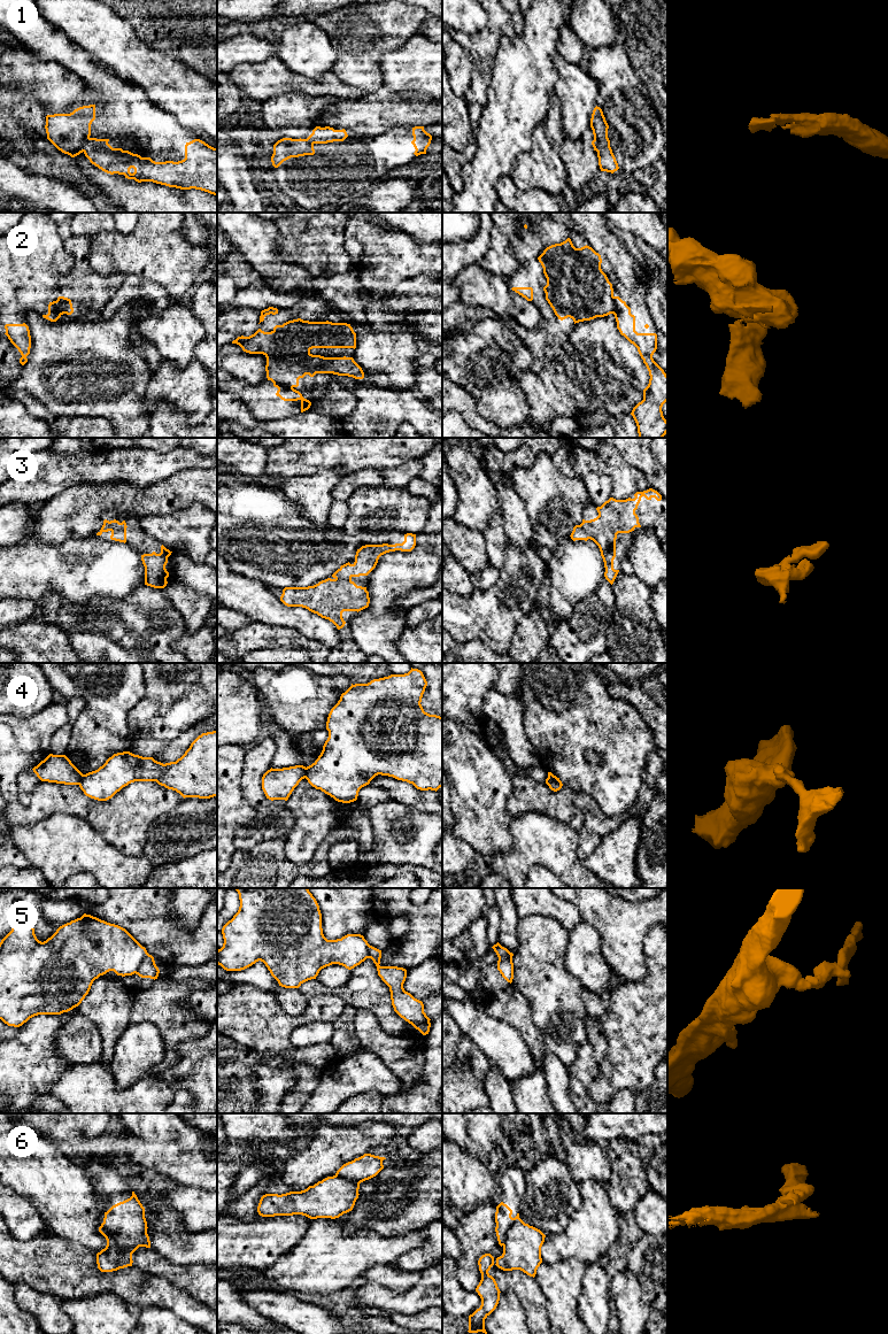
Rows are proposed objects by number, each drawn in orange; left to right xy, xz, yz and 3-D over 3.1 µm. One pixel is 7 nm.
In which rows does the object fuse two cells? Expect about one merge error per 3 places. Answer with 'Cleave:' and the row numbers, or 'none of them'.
Cleave: 2, 4, 5, 6

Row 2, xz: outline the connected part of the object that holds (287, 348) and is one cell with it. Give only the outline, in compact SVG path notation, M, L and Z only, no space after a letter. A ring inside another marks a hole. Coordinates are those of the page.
M301 318L276 325L271 332L258 329L232 344L249 354L267 357L267 378L288 387L298 387L306 375L333 373L363 379L364 372L353 357L312 355L312 348L356 348L356 333L350 324L309 322Z

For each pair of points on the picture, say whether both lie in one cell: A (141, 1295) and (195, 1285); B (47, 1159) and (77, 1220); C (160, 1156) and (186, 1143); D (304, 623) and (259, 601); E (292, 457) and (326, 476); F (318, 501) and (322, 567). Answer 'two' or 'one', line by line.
A: two
B: one
C: two
D: one
E: two
F: two

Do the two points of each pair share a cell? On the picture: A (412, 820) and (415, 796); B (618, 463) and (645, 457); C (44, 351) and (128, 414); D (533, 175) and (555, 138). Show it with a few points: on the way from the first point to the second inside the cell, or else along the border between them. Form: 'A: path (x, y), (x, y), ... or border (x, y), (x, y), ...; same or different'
A: border (392, 799), (430, 814); different
B: border (616, 449), (647, 478); different
C: path (35, 382), (59, 405), (66, 407), (97, 406); same
D: border (542, 123), (545, 136), (549, 141); different

